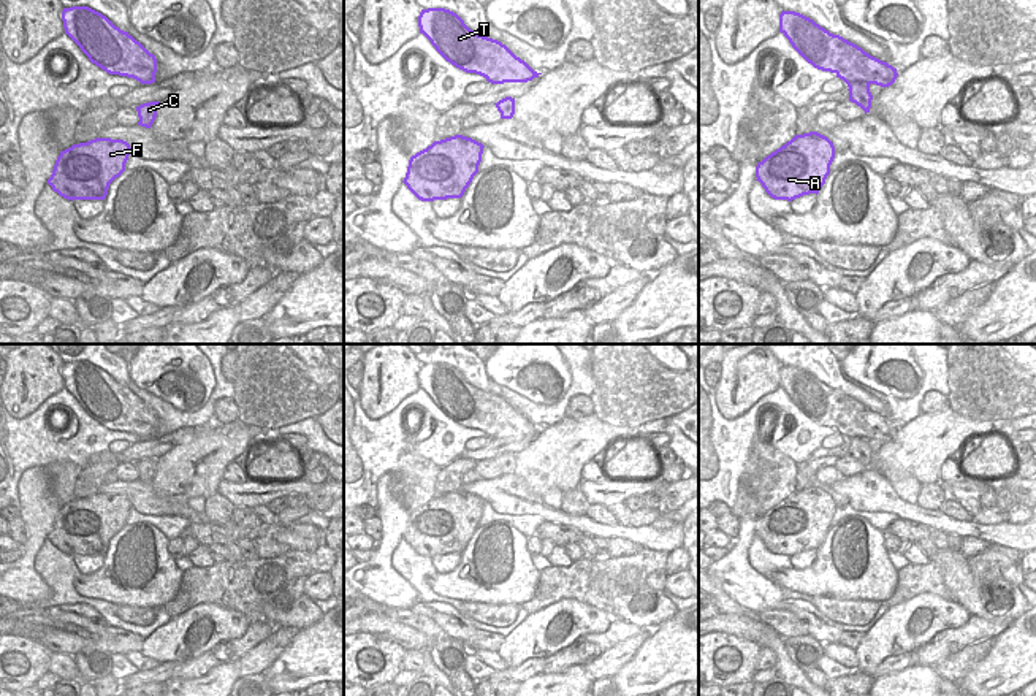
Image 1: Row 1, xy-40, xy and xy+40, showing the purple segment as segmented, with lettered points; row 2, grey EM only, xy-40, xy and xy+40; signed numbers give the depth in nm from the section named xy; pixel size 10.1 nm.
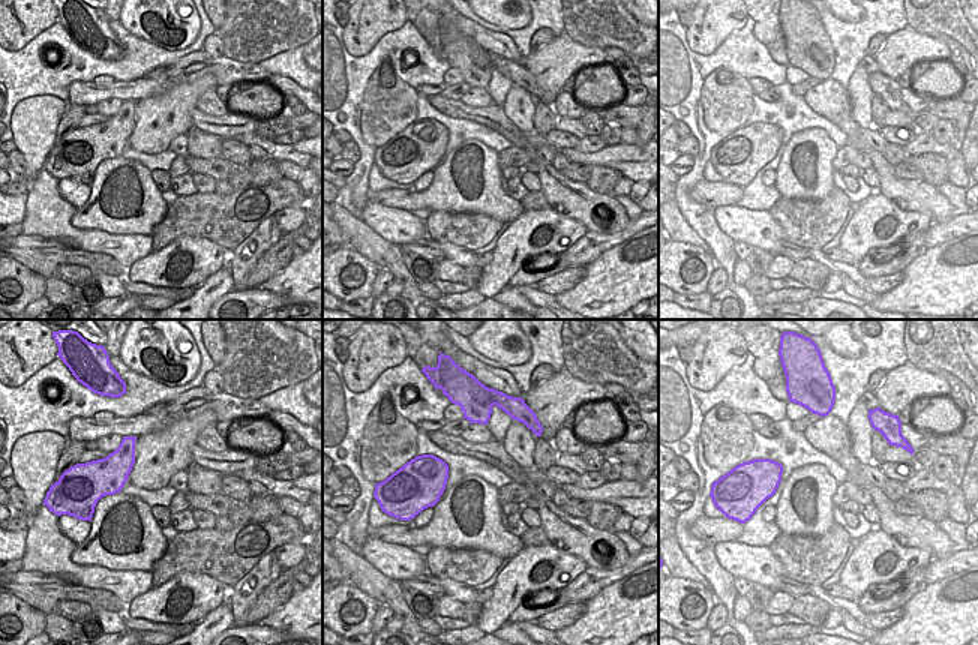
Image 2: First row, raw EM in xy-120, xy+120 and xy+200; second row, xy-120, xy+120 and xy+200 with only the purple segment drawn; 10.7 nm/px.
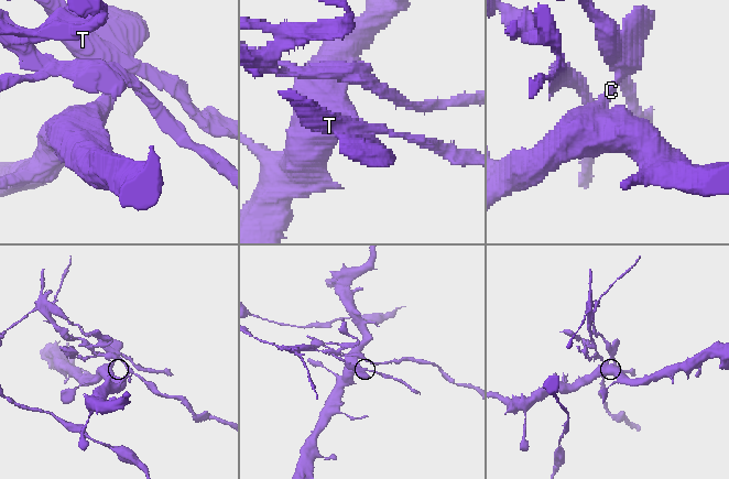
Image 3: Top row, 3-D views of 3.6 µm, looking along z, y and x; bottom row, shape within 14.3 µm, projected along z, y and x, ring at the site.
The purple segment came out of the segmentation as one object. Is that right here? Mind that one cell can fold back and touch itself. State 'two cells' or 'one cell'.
two cells

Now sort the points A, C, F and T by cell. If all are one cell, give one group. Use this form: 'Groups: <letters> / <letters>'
Groups: A C F / T

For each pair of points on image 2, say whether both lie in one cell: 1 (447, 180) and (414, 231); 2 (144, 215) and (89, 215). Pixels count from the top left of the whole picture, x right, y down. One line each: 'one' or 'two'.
1: two
2: one

